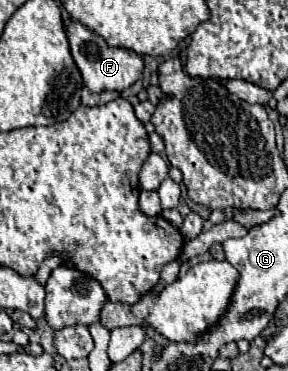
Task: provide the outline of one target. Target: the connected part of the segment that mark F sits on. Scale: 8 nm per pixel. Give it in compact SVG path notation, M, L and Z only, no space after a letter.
M72 17L66 23L66 35L70 41L72 59L74 59L76 67L80 69L86 87L92 93L100 93L100 91L108 91L108 89L110 91L124 91L140 79L144 63L142 63L142 57L136 55L134 51L122 49L122 47L108 47L100 35L96 35L94 31L90 31L88 27L84 27L82 23L78 23Z

